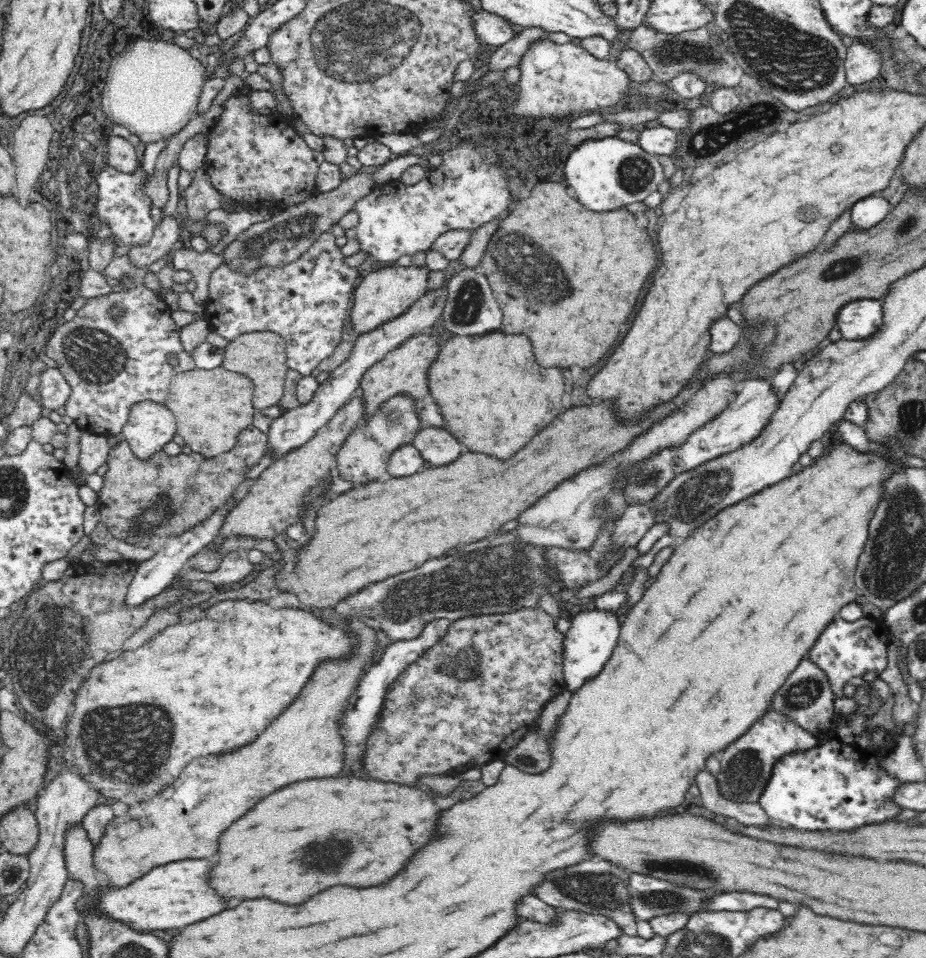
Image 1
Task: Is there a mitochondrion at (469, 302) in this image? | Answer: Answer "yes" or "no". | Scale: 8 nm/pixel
yes

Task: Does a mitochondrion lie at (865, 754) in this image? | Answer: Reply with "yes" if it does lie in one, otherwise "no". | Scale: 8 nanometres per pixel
no

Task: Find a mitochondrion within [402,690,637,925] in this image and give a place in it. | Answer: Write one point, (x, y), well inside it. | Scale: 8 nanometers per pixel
(595, 890)

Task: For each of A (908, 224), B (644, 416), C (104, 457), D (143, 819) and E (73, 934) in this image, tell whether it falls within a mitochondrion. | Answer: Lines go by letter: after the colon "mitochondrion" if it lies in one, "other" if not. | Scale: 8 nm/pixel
A: mitochondrion
B: other
C: other
D: mitochondrion
E: other

